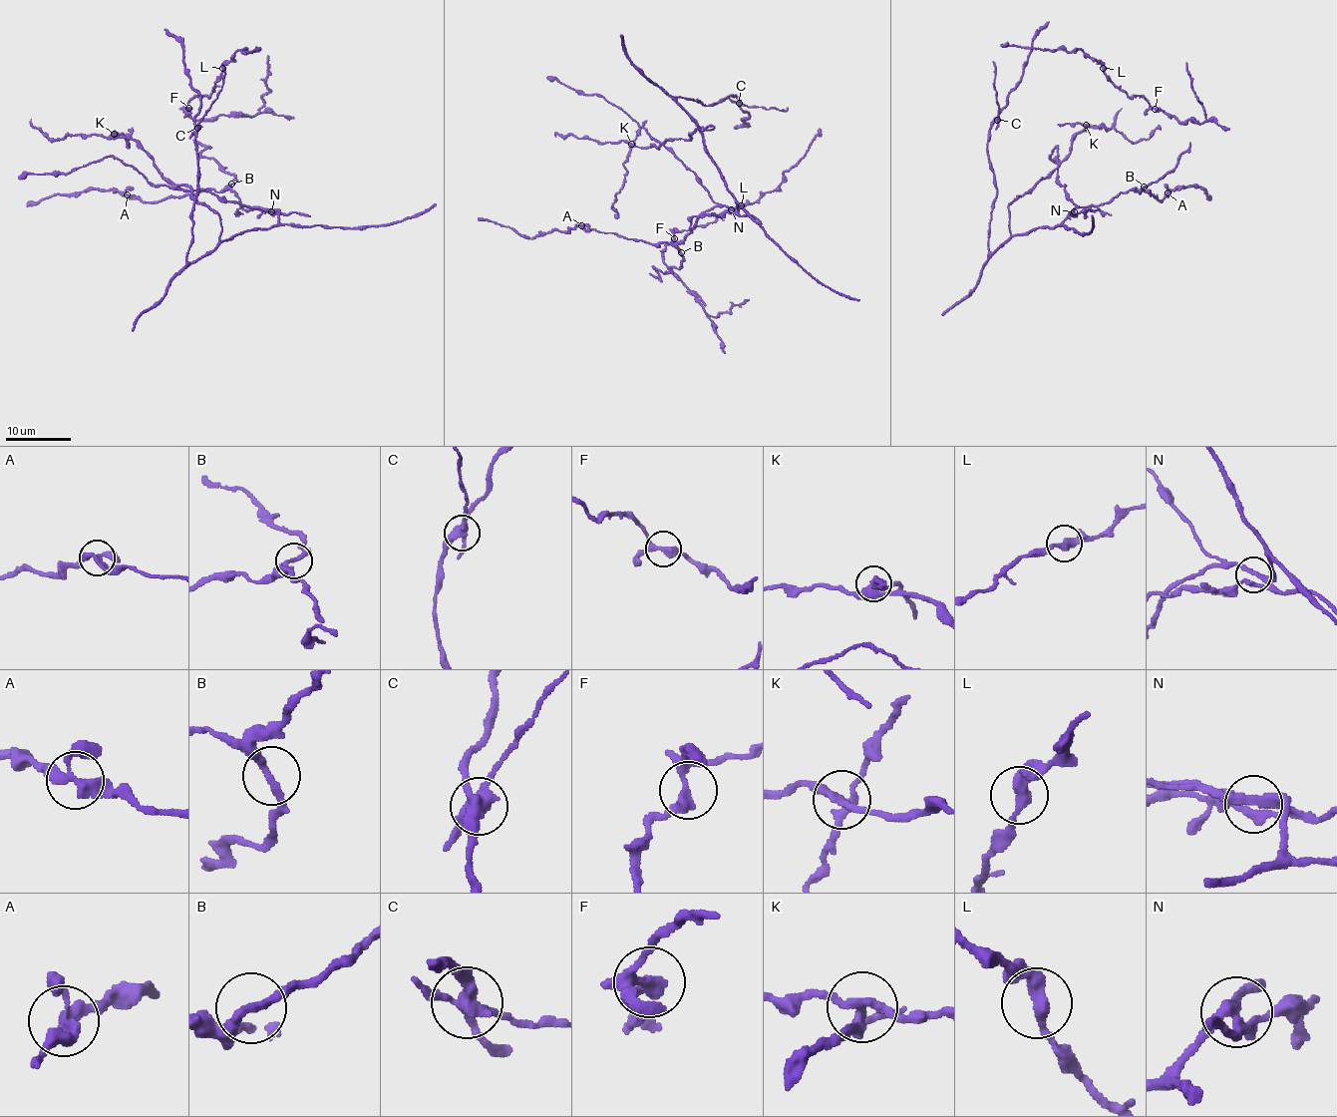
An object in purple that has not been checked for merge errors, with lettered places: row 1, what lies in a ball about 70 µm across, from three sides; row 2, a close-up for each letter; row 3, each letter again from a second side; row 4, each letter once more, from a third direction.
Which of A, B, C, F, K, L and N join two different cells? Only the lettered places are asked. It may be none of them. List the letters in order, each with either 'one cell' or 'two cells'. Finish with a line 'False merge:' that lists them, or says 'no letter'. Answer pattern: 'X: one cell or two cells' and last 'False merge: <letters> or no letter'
A: one cell
B: one cell
C: two cells
F: one cell
K: two cells
L: one cell
N: two cells
False merge: C, K, N

